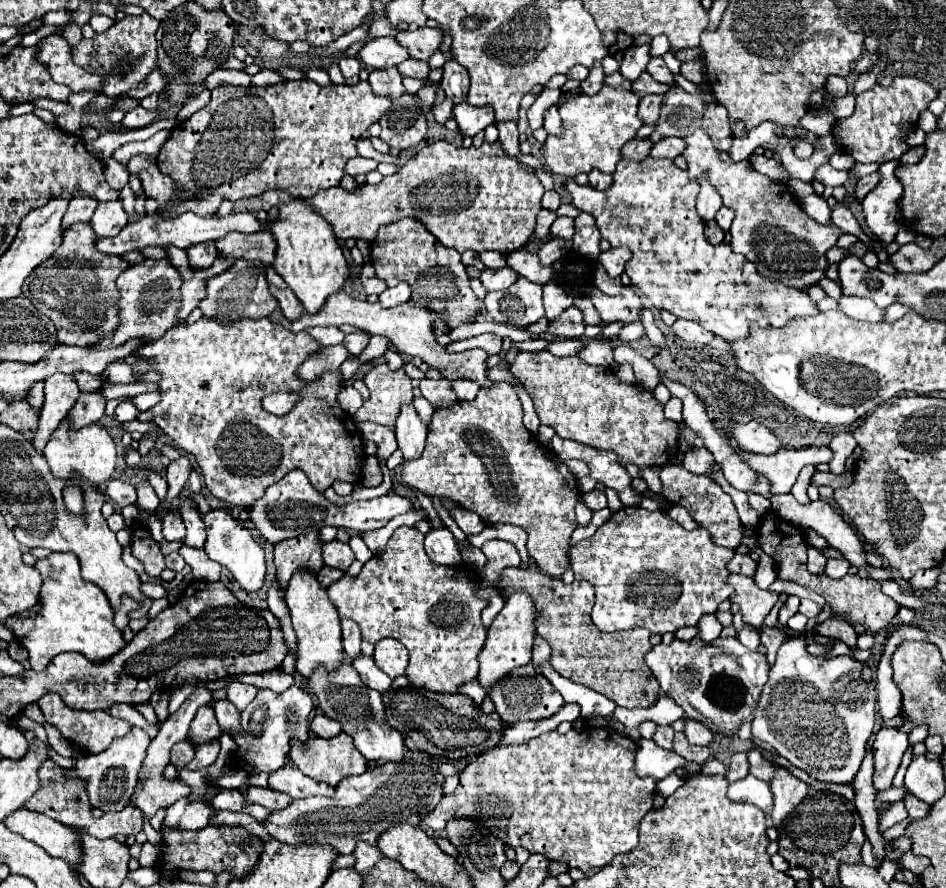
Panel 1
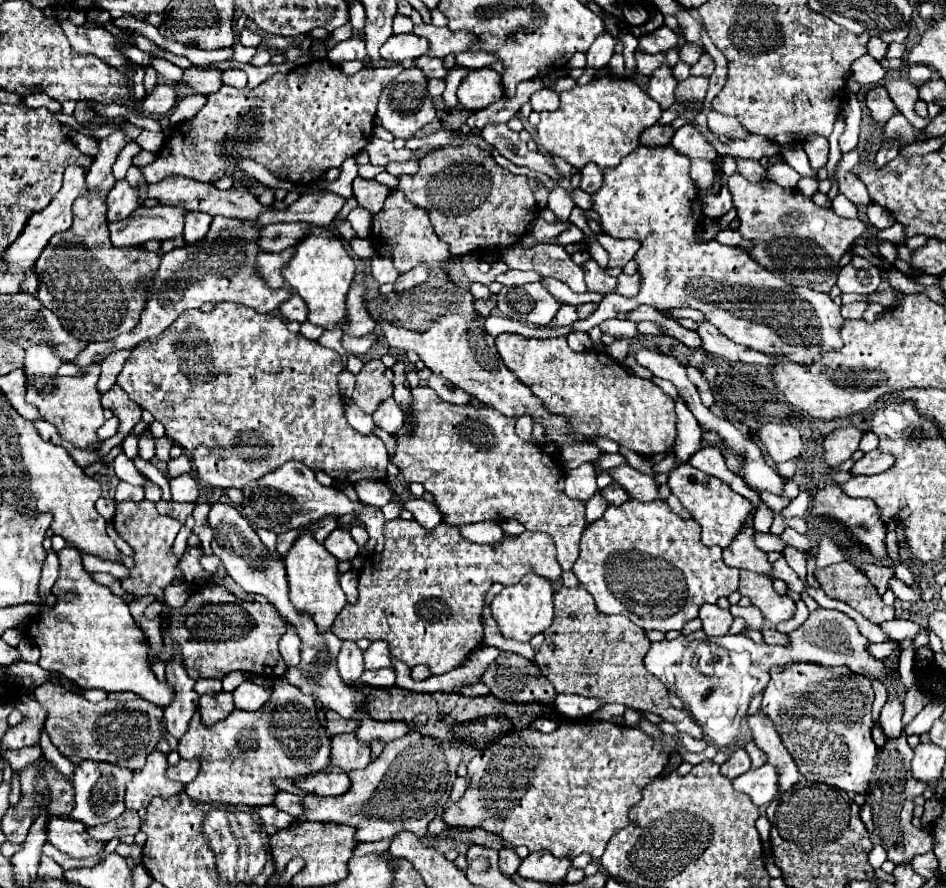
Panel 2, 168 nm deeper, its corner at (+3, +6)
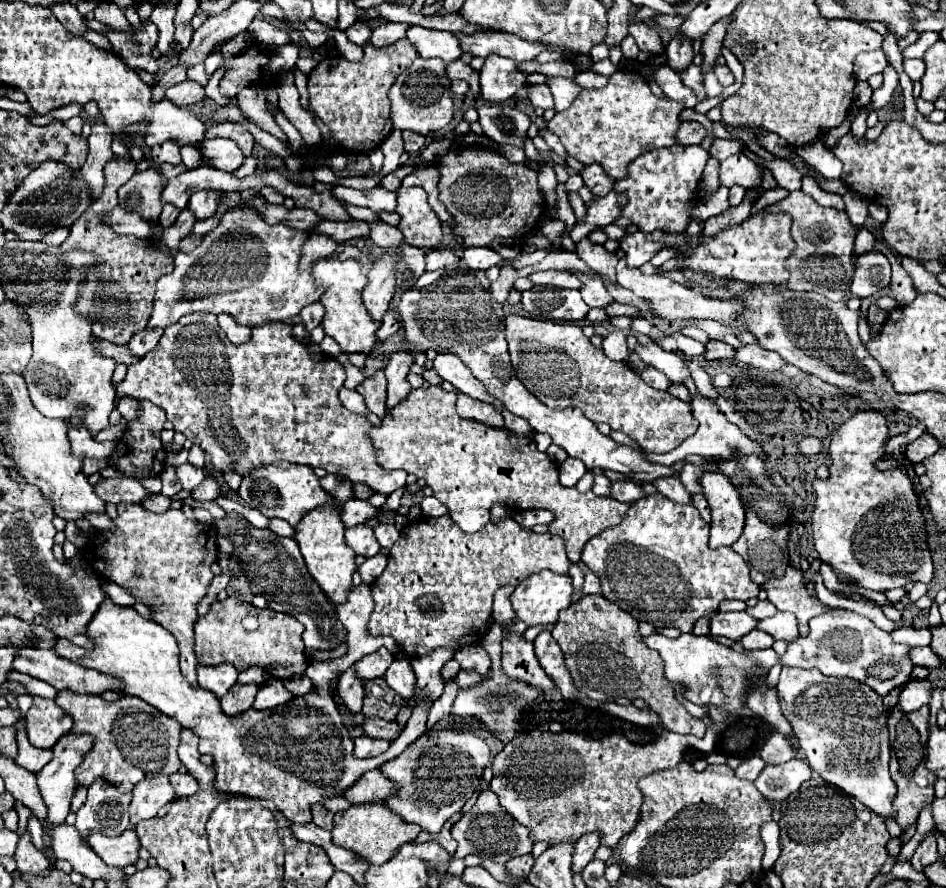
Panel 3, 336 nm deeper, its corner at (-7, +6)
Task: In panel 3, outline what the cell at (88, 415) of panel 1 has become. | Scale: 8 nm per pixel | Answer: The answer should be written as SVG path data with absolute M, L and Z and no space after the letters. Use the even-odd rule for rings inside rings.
M156 328L156 330L140 330L136 332L136 336L132 336L132 340L128 342L128 348L130 352L136 356L136 358L142 358L144 354L148 354L160 340L162 336L162 328Z

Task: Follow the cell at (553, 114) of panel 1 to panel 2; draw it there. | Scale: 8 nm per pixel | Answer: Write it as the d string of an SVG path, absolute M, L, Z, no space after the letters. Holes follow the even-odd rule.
M542 88L542 90L538 90L538 92L532 94L530 104L532 104L532 110L534 112L550 112L550 110L556 110L558 108L560 98L558 98L558 94L554 90Z

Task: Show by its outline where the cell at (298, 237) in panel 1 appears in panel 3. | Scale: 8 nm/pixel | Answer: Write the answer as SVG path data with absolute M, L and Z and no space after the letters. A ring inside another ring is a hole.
M338 244L338 248L328 258L320 258L312 266L314 282L326 288L326 292L320 298L320 304L326 308L322 328L328 336L332 336L340 344L342 352L370 354L376 344L376 330L380 328L380 324L376 324L370 318L370 314L366 312L362 304L362 290L368 284L368 280L366 280L362 264L358 264L358 260L348 260L348 258L340 260L340 252L342 252L342 244Z

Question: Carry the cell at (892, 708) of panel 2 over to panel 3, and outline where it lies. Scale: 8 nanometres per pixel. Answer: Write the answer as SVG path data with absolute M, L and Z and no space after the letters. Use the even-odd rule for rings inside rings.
M910 680L904 690L900 692L900 700L898 700L898 708L904 714L910 714L914 710L918 710L920 706L930 702L930 684L926 680Z

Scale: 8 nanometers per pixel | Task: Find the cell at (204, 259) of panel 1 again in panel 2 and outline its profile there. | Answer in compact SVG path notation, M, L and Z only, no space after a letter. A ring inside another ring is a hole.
M186 212L184 218L184 238L186 244L194 244L194 240L200 240L208 228L210 228L210 216L206 216L204 212Z

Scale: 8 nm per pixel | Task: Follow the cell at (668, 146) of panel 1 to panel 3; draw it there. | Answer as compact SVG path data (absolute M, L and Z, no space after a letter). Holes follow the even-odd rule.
M714 138L708 152L710 152L712 158L726 160L728 156L732 156L736 152L742 152L742 144L736 142L736 140L720 140L720 138Z

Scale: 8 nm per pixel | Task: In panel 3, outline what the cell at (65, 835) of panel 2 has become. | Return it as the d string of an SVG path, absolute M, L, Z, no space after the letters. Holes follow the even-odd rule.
M124 830L116 838L108 838L100 832L92 832L92 836L84 836L84 840L108 866L124 868L126 864L136 864L138 860L140 842L134 830Z

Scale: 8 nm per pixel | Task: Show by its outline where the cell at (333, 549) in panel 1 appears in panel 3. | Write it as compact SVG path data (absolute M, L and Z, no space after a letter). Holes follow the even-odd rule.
M360 524L360 526L352 526L346 530L346 544L360 556L364 558L370 558L374 554L378 554L380 550L380 544L376 542L374 534L372 534L372 528Z

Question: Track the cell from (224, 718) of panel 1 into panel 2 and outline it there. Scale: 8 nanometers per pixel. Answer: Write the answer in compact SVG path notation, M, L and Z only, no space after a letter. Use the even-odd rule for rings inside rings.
M202 678L202 680L198 680L198 682L196 682L194 690L196 690L198 694L206 692L206 694L216 696L218 692L222 692L222 682L220 682L220 680L216 680L216 678Z

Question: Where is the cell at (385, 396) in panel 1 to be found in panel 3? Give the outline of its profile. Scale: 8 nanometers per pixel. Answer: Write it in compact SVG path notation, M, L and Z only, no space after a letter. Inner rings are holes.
M378 370L374 376L366 378L356 388L356 392L360 392L364 396L368 410L380 418L386 416L386 386L388 386L388 380L386 380L384 372Z

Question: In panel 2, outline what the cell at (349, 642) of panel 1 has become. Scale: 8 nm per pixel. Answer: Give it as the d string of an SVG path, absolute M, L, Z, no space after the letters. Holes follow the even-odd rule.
M342 642L342 650L338 654L340 678L350 686L358 686L362 672L364 672L362 650L356 646L356 642Z

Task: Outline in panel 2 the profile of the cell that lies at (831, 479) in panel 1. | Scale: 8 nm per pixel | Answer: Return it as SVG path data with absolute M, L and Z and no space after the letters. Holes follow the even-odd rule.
M872 450L868 454L864 454L852 468L852 474L880 474L886 472L892 464L894 464L894 456L892 454L884 454L880 450Z

